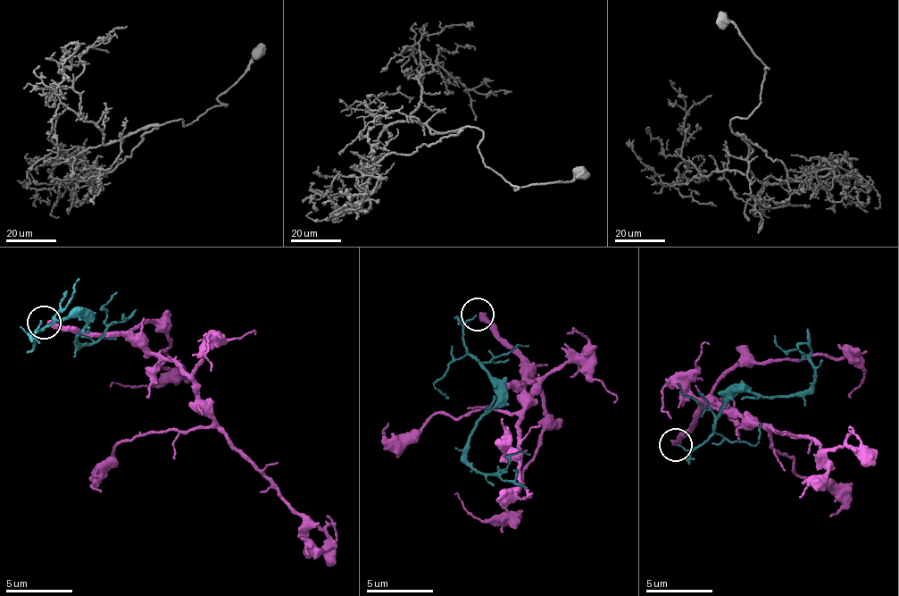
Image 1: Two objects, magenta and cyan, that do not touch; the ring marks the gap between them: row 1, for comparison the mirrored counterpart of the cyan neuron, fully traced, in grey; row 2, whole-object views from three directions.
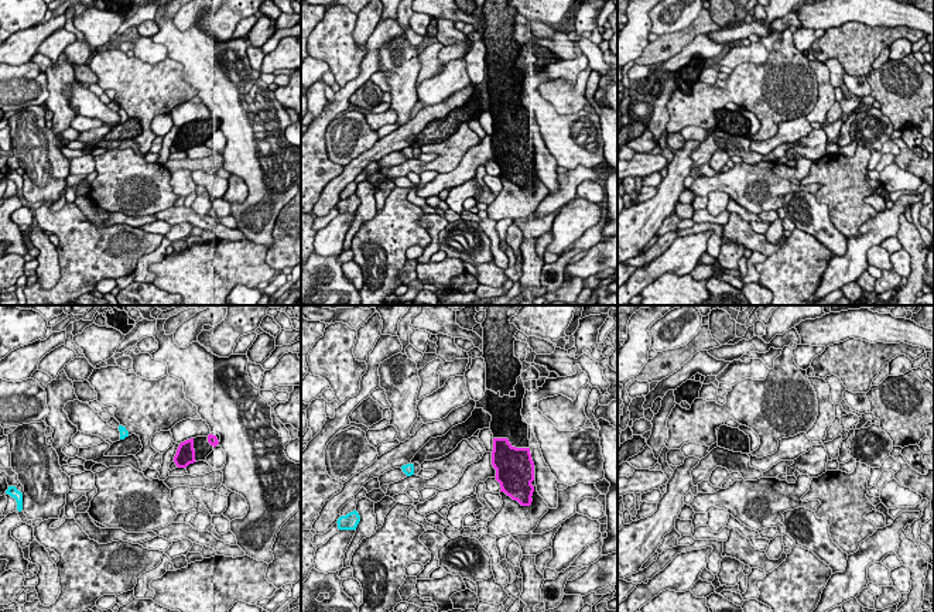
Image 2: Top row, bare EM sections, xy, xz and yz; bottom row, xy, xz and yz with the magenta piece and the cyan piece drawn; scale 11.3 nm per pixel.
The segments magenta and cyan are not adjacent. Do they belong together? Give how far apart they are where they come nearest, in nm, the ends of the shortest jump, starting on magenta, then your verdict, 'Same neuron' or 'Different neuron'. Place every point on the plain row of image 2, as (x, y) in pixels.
Distance 600 nm. Across: xy (174, 140), (127, 119). Different neuron

